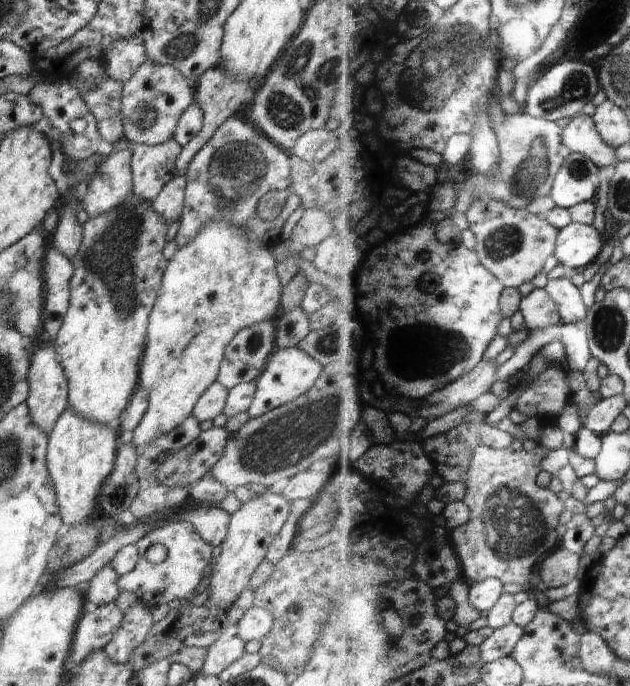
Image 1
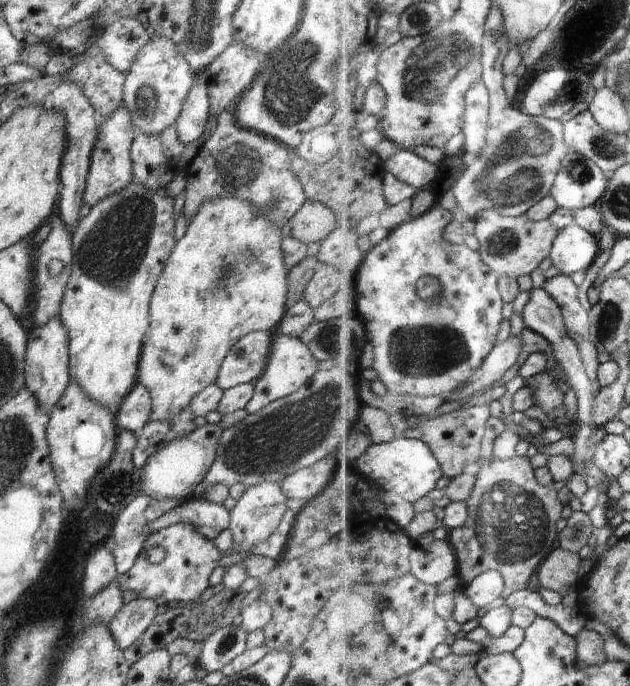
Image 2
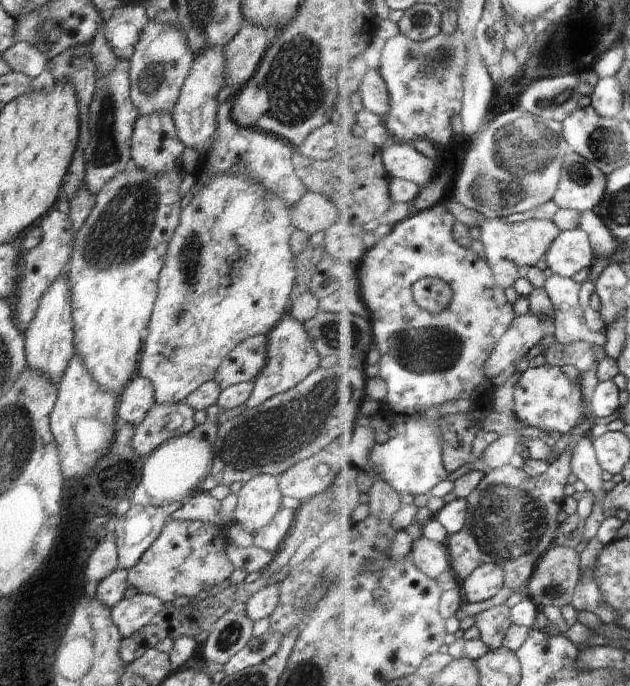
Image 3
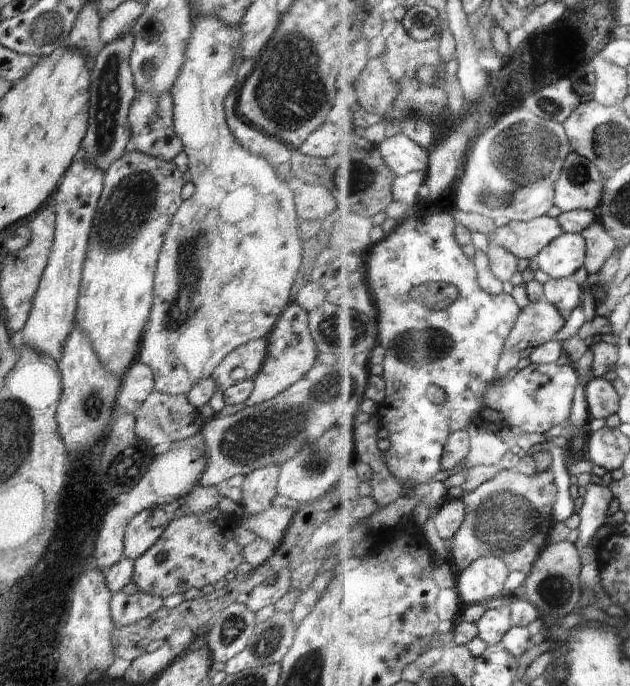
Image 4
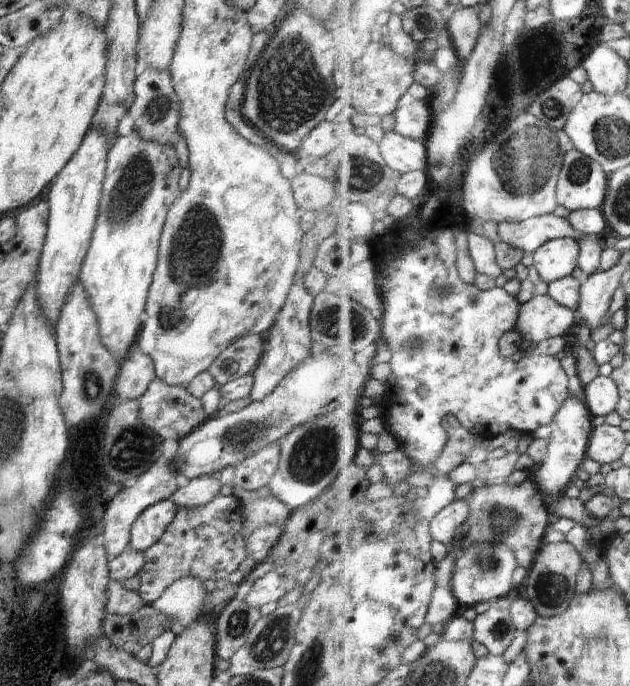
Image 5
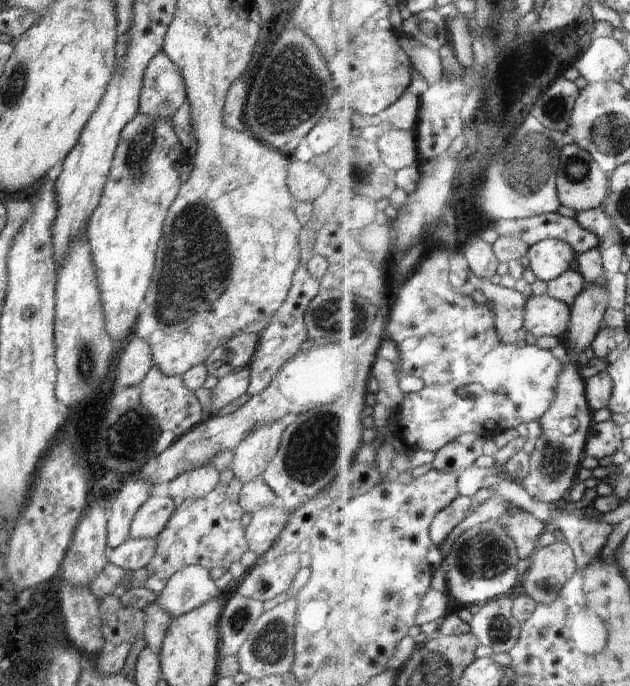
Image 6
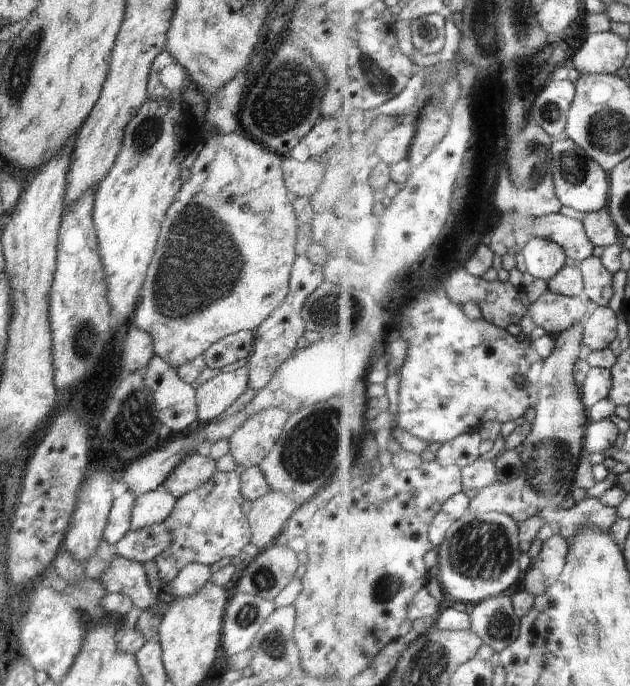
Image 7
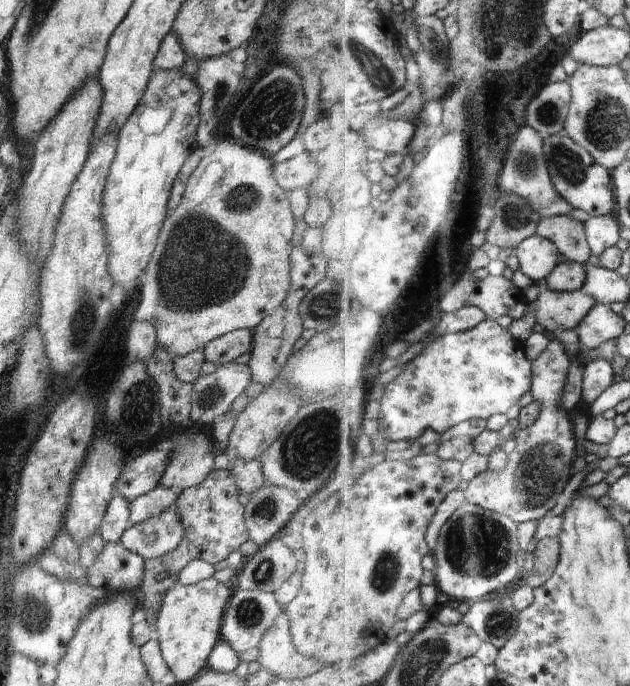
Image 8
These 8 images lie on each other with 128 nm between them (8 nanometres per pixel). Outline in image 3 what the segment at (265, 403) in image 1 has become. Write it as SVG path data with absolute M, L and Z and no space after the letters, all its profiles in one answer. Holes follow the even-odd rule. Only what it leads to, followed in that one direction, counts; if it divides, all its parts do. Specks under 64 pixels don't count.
M288 315L284 316L277 326L271 330L267 338L268 359L266 366L254 380L255 387L252 396L245 402L248 409L260 406L277 394L288 392L326 362L314 350L314 345L308 338L303 324Z

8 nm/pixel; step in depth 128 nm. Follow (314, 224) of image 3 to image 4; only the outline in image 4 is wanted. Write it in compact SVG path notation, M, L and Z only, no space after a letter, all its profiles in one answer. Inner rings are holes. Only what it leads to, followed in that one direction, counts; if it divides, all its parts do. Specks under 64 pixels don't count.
M298 186L294 202L300 220L322 222L336 210L336 200L324 186Z

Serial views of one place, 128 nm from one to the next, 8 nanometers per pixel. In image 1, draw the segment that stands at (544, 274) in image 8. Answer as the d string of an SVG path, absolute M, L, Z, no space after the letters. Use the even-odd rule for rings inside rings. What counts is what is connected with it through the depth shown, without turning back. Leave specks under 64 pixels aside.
M570 224L562 230L558 238L556 257L560 263L572 271L574 268L587 268L600 256L604 248L602 234L596 226Z

